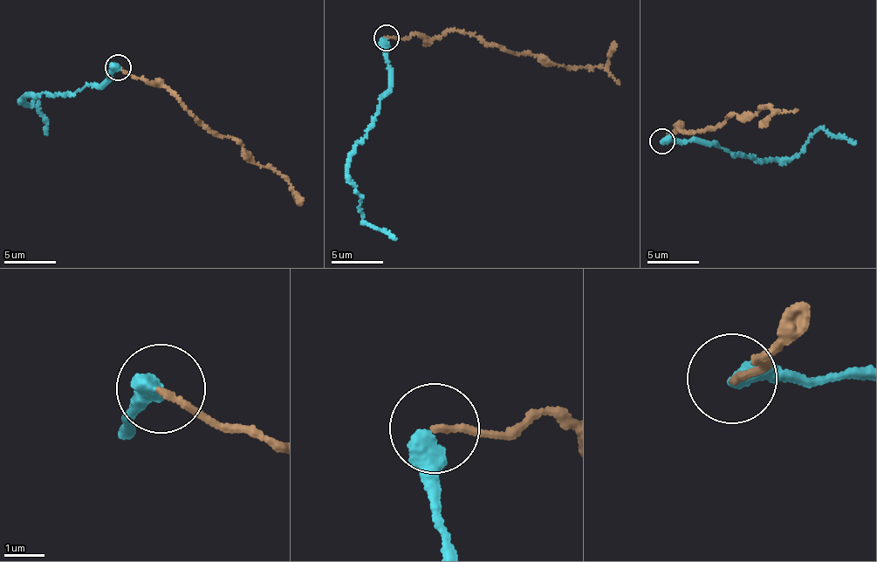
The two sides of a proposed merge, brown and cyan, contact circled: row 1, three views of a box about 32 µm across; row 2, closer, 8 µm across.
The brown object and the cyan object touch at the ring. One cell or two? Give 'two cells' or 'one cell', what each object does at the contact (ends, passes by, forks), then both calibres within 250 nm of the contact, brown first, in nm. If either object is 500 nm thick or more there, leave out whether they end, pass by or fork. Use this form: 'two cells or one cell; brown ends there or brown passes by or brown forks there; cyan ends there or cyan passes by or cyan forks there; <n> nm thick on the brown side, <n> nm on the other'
two cells; 160 nm thick on the brown side, 500 nm on the other

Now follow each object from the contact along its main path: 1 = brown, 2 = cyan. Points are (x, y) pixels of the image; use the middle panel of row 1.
1: (387, 37), (405, 40), (417, 35), (432, 41), (456, 30), (575, 70), (606, 65), (614, 41)
2: (387, 39), (389, 91), (380, 100), (374, 126), (355, 144), (348, 174), (359, 194), (363, 221), (397, 238)

